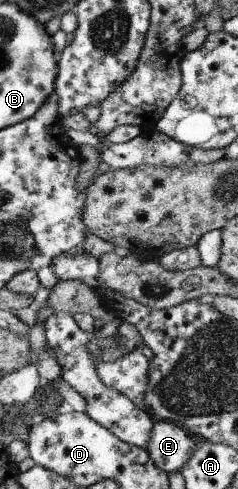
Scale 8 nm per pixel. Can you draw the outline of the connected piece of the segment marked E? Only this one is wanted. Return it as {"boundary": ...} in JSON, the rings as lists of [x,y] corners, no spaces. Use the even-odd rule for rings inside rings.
{"boundary":[[[153,421],[144,449],[150,463],[162,472],[180,473],[188,463],[198,439],[170,421]]]}

